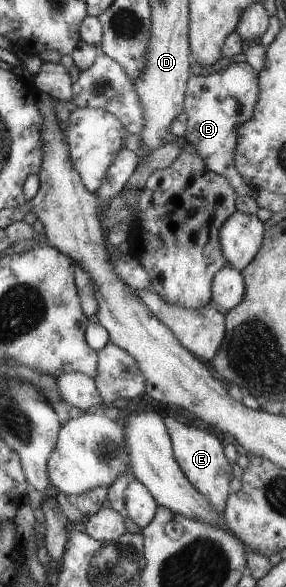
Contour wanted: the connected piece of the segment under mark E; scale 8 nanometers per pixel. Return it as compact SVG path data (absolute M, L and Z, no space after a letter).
M171 415L162 417L165 429L171 440L172 453L181 473L193 485L195 491L213 507L213 511L221 513L229 495L228 483L232 478L231 464L227 461L221 443L209 431L179 423Z

